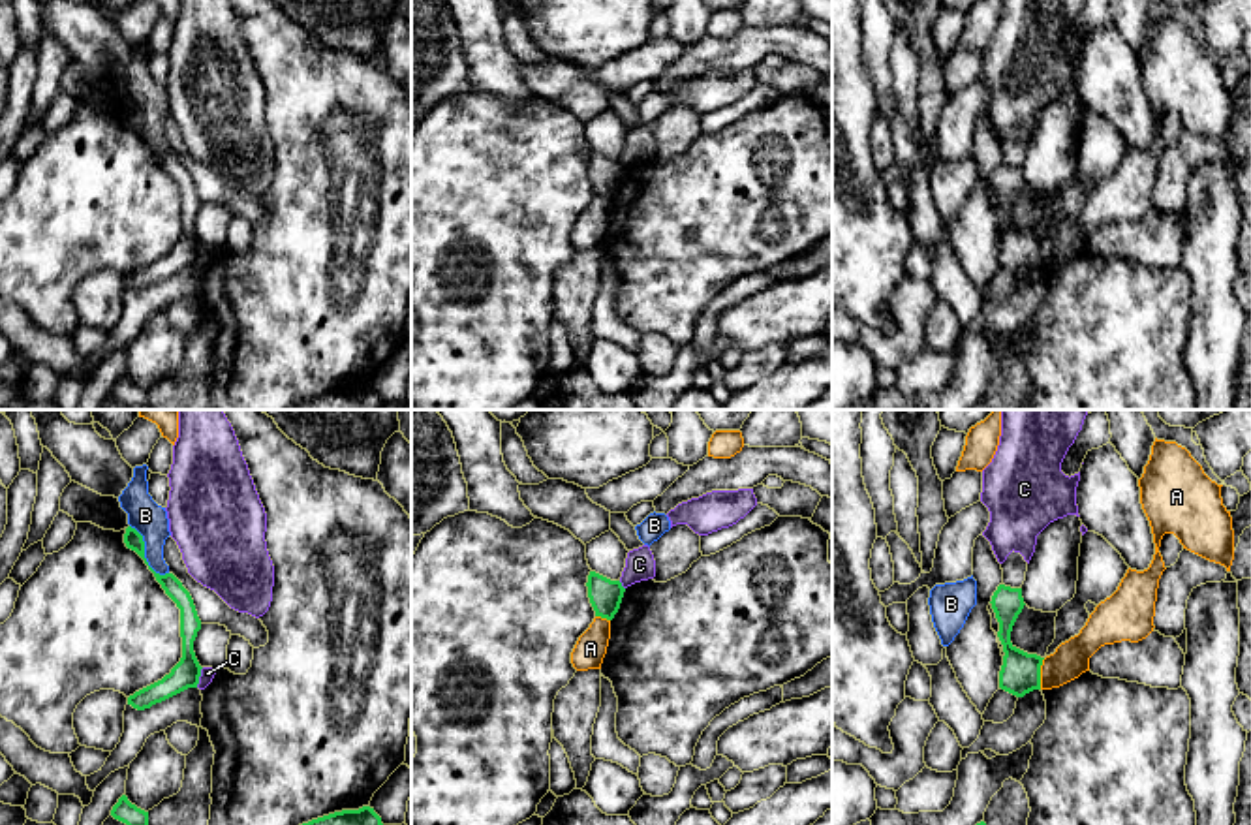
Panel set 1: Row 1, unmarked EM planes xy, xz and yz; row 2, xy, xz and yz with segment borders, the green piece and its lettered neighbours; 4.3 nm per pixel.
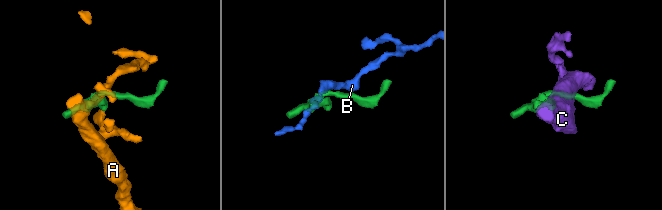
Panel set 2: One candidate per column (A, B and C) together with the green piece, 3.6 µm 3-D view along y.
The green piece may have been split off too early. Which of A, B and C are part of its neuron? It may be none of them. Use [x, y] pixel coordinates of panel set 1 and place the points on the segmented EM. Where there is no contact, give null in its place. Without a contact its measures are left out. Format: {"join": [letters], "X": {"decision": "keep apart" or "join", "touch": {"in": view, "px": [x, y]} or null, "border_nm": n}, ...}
{"join": [], "A": {"decision": "keep apart", "touch": {"in": "yz", "px": [1039, 673]}, "border_nm": 140}, "B": {"decision": "keep apart", "touch": {"in": "xy", "px": [143, 555]}, "border_nm": 280}, "C": {"decision": "keep apart", "touch": {"in": "xy", "px": [200, 675]}, "border_nm": 90}}

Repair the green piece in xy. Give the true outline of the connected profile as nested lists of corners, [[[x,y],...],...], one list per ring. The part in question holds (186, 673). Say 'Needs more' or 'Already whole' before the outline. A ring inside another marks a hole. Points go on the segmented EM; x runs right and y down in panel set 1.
Already whole. [[[150,566],[148,569],[154,573],[165,594],[180,609],[182,658],[162,680],[128,697],[128,705],[137,710],[150,708],[152,705],[162,703],[188,688],[197,688],[203,669],[193,652],[193,641],[197,637],[197,631],[201,630],[201,620],[197,616],[190,592],[173,573],[160,575]]]

